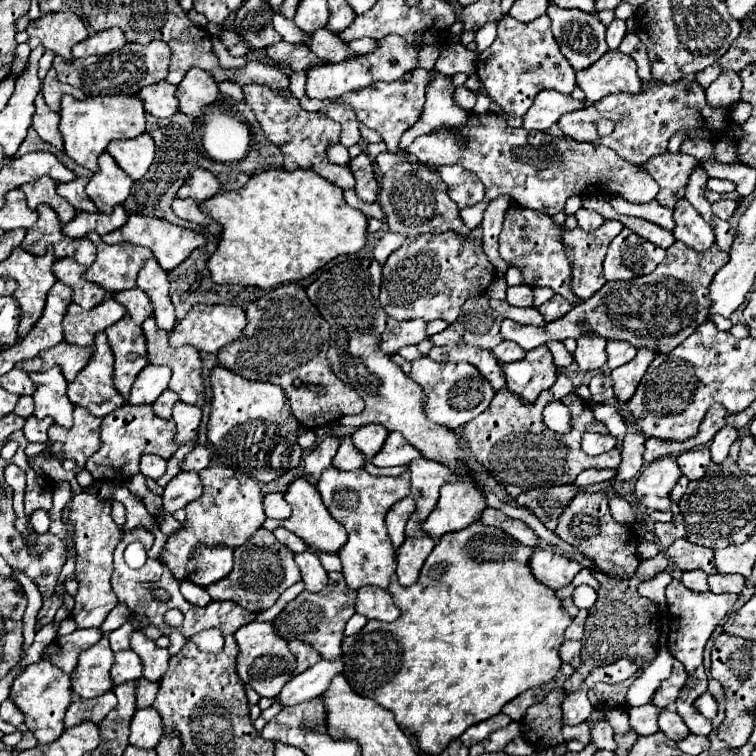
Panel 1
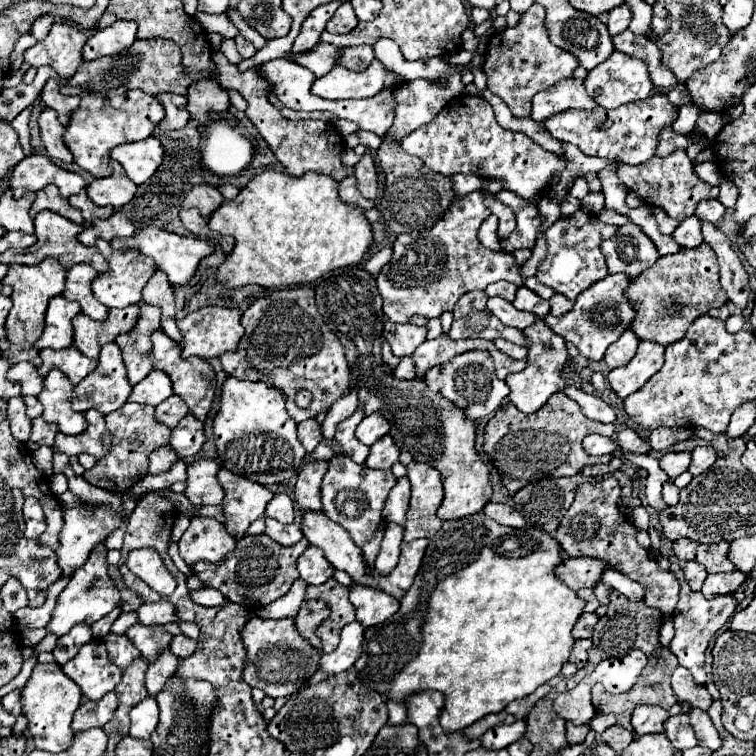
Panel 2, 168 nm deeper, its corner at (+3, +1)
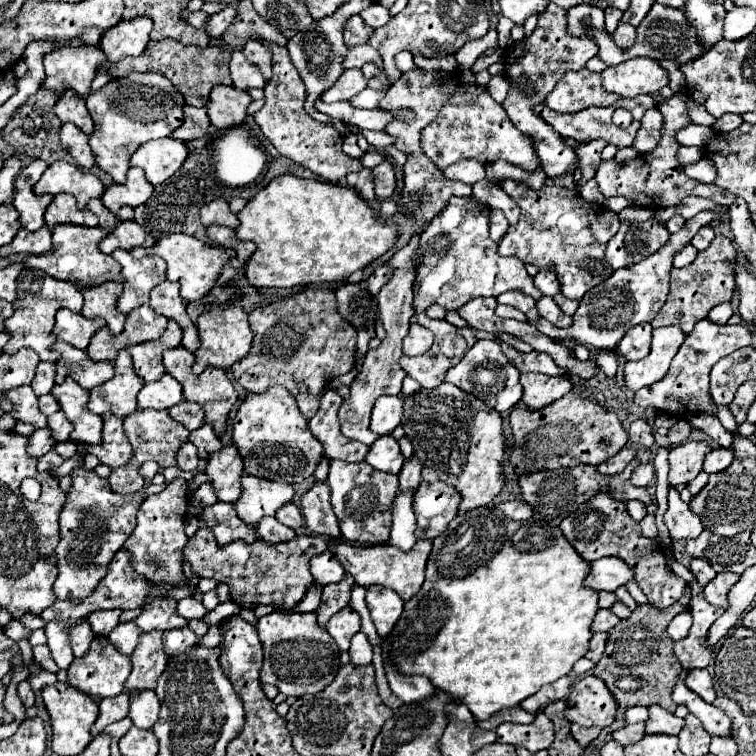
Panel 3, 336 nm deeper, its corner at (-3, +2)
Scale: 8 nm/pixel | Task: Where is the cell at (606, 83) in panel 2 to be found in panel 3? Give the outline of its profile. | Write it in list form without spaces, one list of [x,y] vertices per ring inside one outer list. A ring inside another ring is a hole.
[[[633,58],[633,60],[627,60],[623,64],[603,70],[603,86],[607,88],[607,92],[619,94],[621,98],[635,98],[639,94],[655,94],[667,84],[669,84],[667,70],[663,70],[659,62],[649,60],[649,58]]]

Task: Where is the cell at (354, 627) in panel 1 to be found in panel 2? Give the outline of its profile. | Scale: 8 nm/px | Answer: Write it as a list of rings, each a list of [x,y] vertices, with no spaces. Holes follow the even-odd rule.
[[[351,621],[341,631],[339,647],[331,653],[321,655],[319,669],[327,675],[335,675],[351,669],[361,653],[361,641],[363,641],[363,625],[359,621]]]

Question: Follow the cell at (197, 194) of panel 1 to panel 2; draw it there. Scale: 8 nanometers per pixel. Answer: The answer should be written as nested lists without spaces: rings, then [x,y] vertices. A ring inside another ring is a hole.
[[[201,183],[201,185],[193,185],[193,189],[185,195],[183,207],[195,207],[203,217],[209,217],[209,213],[213,213],[213,209],[217,209],[221,201],[223,197],[217,191],[217,187]]]

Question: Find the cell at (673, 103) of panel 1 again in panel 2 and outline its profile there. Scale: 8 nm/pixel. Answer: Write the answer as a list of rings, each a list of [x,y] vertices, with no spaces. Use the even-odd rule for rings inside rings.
[[[655,93],[643,101],[625,103],[613,111],[603,107],[595,107],[593,111],[565,111],[553,115],[553,119],[543,121],[545,129],[559,141],[567,141],[577,145],[585,155],[605,157],[609,161],[621,161],[629,165],[639,165],[655,157],[659,145],[659,133],[673,125],[677,119],[677,107],[671,105],[667,95]],[[605,119],[611,119],[613,125],[609,129],[597,129],[597,125]]]

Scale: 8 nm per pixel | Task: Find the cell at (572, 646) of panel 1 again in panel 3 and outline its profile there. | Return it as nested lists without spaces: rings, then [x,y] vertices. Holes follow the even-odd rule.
[[[595,632],[593,638],[591,638],[591,648],[589,648],[589,652],[585,654],[585,658],[593,660],[593,662],[597,664],[597,662],[601,660],[601,656],[603,656],[605,642],[607,642],[607,634],[605,634],[605,632]]]

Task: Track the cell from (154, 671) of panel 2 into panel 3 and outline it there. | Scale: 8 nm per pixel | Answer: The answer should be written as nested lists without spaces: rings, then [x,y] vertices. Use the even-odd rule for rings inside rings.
[[[189,626],[179,628],[179,630],[167,630],[163,634],[163,644],[165,644],[167,656],[179,656],[187,648],[191,648],[195,642],[197,642],[197,636]]]

